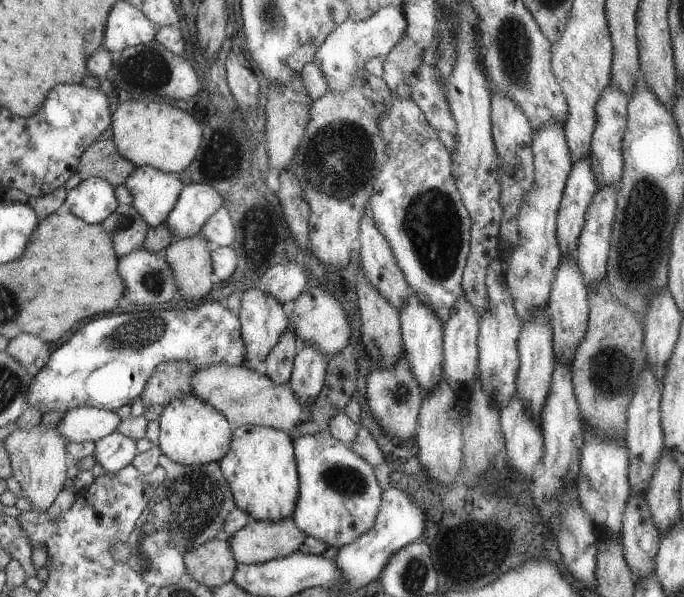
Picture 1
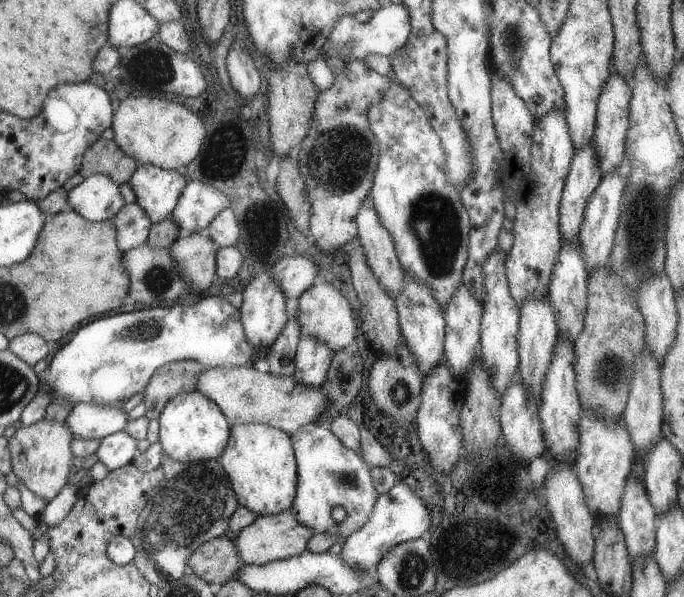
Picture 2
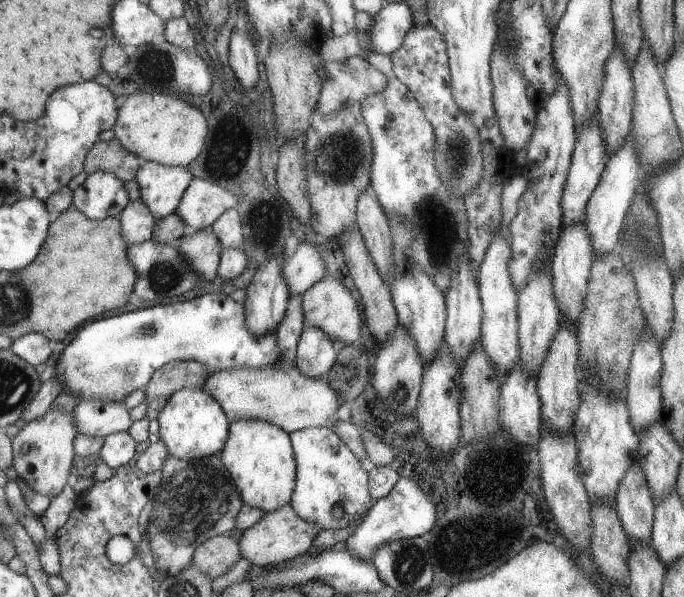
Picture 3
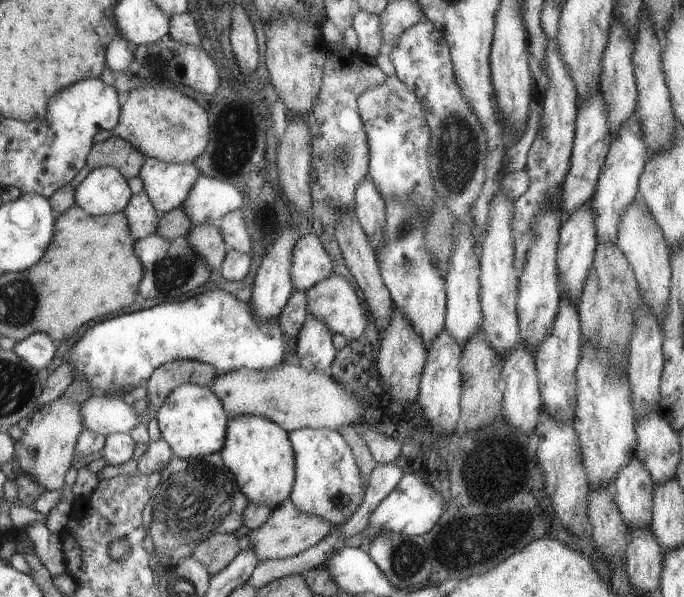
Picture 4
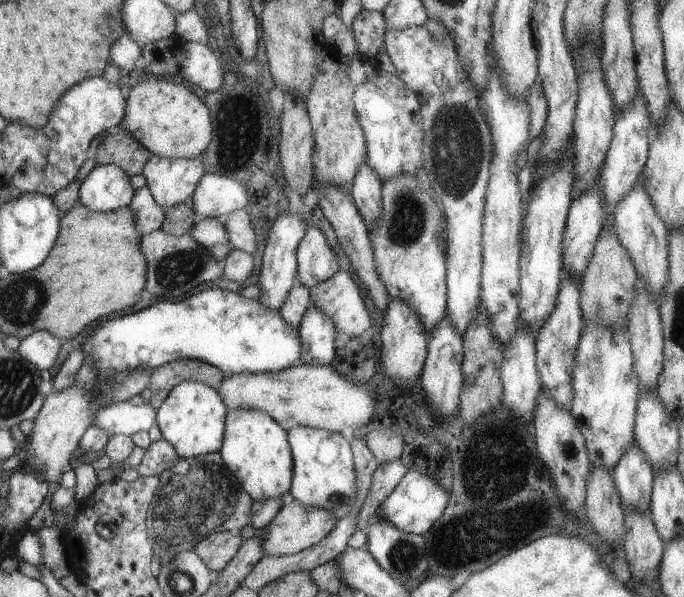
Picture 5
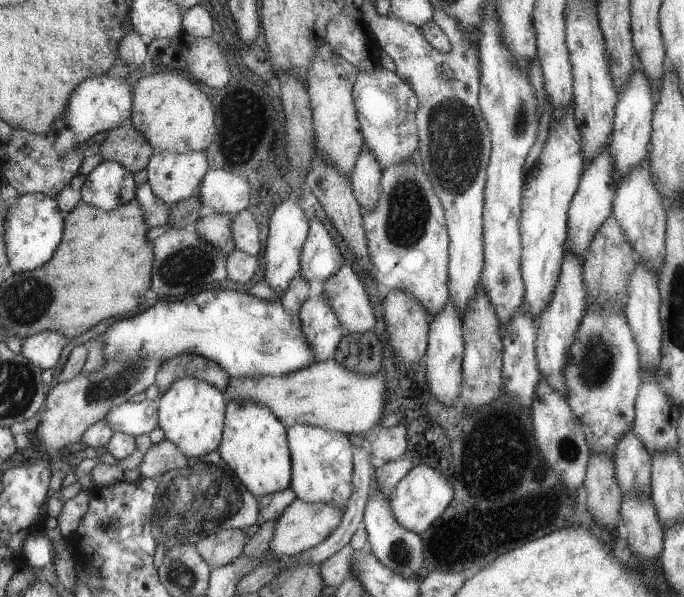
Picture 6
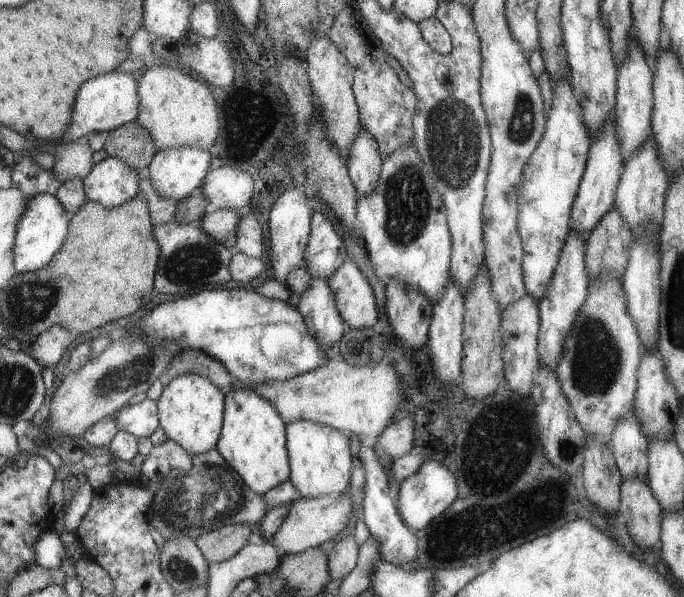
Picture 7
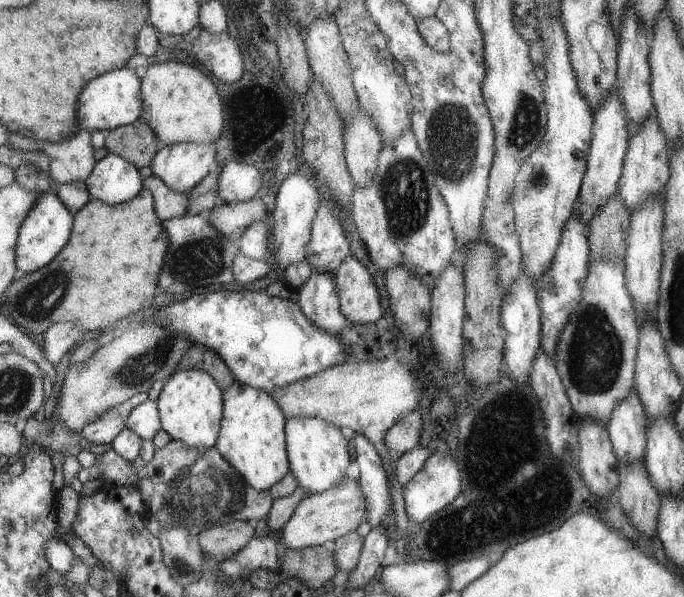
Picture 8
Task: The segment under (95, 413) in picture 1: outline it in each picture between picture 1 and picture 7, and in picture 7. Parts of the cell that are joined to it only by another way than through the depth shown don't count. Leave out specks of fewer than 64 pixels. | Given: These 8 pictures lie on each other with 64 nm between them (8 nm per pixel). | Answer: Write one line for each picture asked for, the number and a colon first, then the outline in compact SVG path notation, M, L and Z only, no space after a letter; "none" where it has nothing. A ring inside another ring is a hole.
2: M75 404L65 418L67 428L73 438L83 440L103 440L109 434L123 432L129 416L121 408L101 406L101 404Z
3: M81 400L73 408L75 424L79 426L77 434L87 434L95 438L105 438L115 432L127 432L131 426L129 410L119 402L103 402L103 400Z
4: M93 396L83 402L83 430L91 430L107 438L109 434L129 434L133 426L149 424L149 412L137 414L133 406L119 398Z
5: M115 402L99 410L93 426L103 428L109 436L133 436L135 432L149 432L149 428L155 424L155 412L157 410L149 402L141 406L133 406L131 402Z
6: M143 400L139 404L127 402L127 404L119 404L119 408L115 408L113 412L107 412L105 422L109 422L107 426L111 426L113 434L127 434L127 436L149 436L149 432L153 428L159 428L159 418L157 418L157 406L159 400Z
7: M143 400L133 406L125 406L115 414L115 422L119 426L119 432L133 434L135 438L149 438L159 428L159 410L157 402Z

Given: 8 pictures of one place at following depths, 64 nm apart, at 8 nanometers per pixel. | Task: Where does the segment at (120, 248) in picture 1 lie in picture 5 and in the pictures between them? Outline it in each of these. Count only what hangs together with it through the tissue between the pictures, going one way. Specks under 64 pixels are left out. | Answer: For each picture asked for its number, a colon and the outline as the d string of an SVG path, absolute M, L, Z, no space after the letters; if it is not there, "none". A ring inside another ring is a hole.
2: M125 204L119 208L119 212L111 218L115 230L119 232L119 250L131 252L131 248L139 248L141 244L147 244L147 238L151 236L151 218L139 204Z
3: M137 198L135 202L129 202L121 214L119 220L123 222L123 238L127 238L127 248L131 244L139 244L145 240L151 240L155 234L155 214L147 208L147 202Z
4: M141 190L137 196L133 194L131 200L127 202L127 206L123 208L127 222L129 222L129 232L131 236L137 240L143 240L143 236L151 236L157 232L159 228L159 220L161 220L161 212L155 210L151 198L145 194L145 190Z
5: M147 186L135 190L133 200L129 202L129 208L135 212L135 222L139 224L139 234L149 234L155 230L161 230L167 218L167 210L155 202L155 196Z

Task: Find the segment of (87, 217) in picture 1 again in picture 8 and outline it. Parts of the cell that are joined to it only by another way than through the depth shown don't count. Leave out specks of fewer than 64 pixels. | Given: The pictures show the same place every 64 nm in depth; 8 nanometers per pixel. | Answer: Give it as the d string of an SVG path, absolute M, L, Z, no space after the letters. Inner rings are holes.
M107 154L95 162L91 174L85 178L91 200L107 202L109 206L133 200L143 190L139 168L121 156Z

